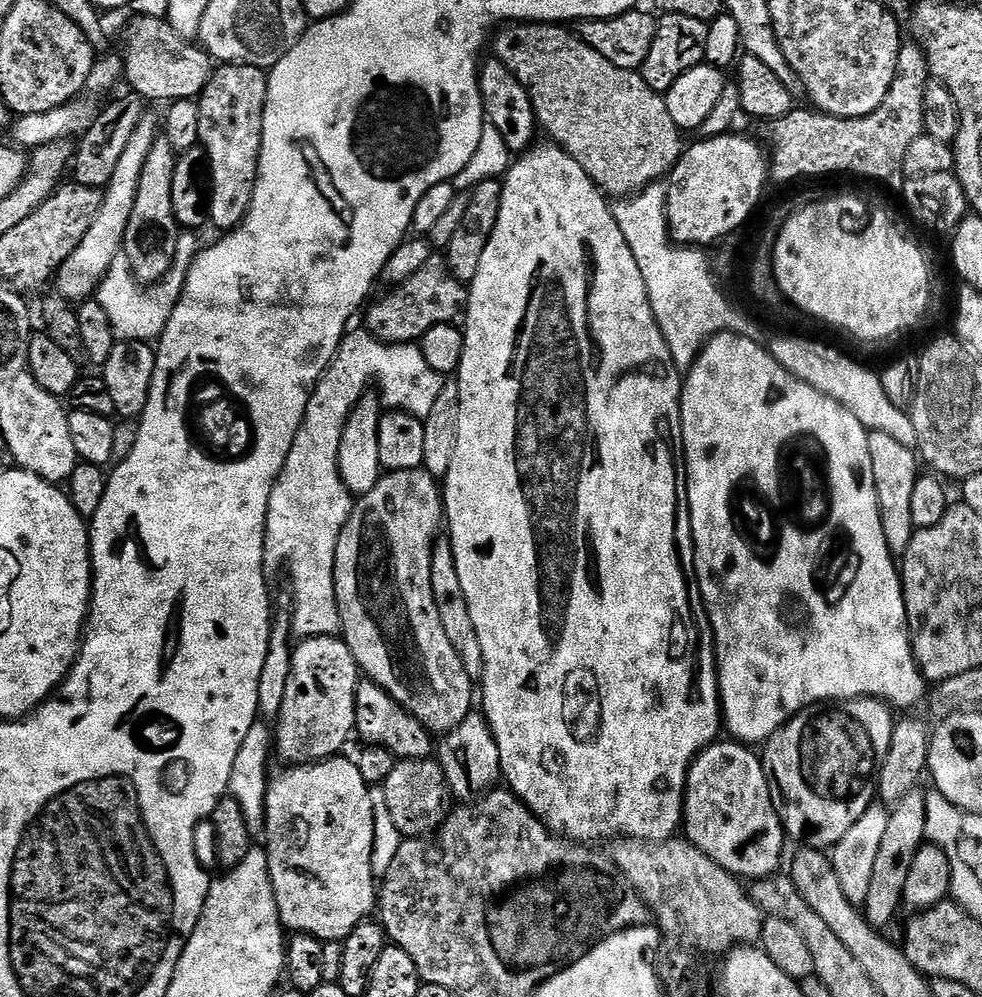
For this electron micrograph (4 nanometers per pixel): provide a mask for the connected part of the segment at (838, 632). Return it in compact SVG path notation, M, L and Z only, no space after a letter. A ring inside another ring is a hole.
M727 330L712 337L701 350L700 357L687 369L680 394L680 425L684 465L688 468L688 509L696 551L696 580L700 583L700 593L716 643L716 676L720 679L722 724L726 732L732 735L729 737L748 746L767 742L796 713L809 708L811 704L870 696L899 710L918 703L926 687L925 678L912 653L912 638L908 634L902 572L890 546L886 546L886 534L882 534L874 466L870 466L869 429L864 428L846 406L787 372L765 345L763 348L756 342L753 337Z

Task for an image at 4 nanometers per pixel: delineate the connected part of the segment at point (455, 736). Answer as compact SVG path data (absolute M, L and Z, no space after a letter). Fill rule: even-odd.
M479 711L469 712L468 717L441 740L444 741L441 744L439 741L438 759L446 774L448 788L457 801L471 802L489 791L496 779L501 779L498 742L488 728L488 719Z

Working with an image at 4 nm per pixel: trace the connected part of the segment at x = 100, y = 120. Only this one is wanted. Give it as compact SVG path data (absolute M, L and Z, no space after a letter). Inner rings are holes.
M129 91L128 96L120 96L109 108L100 108L90 127L79 137L74 148L75 183L101 190L107 189L110 178L130 142L138 122L146 115L146 101L137 92Z

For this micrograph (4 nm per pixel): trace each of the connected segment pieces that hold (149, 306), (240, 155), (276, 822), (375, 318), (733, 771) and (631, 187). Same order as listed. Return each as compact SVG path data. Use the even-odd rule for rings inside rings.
M181 231L172 268L155 284L140 283L127 259L118 258L112 263L112 268L100 281L100 286L96 289L94 298L102 306L102 310L106 310L106 315L110 317L110 326L114 330L117 341L159 341L160 336L166 330L166 322L170 322L170 314L174 314L174 306L178 306L184 283L188 277L188 271L196 257L198 251L196 236L195 231Z
M243 62L225 64L228 64L225 68L217 67L213 71L211 82L198 97L198 130L210 169L211 227L231 230L244 221L254 198L262 150L268 72Z
M329 758L311 764L297 764L285 767L285 772L280 772L271 777L268 782L268 793L265 794L265 829L266 851L268 853L268 869L272 879L274 898L278 906L280 923L289 933L305 932L317 936L322 941L343 941L352 933L354 926L373 915L378 904L378 873L372 868L372 855L374 854L374 806L372 805L372 788L358 774L355 759L340 760L344 758Z
M433 254L414 278L406 278L406 282L389 287L387 291L381 300L373 299L366 308L367 331L384 344L415 345L430 326L459 325L468 314L467 287L454 276L447 259L440 254Z
M713 742L703 748L688 770L688 787L684 789L683 835L695 848L702 850L714 862L718 862L718 866L737 878L748 876L747 879L753 881L761 880L764 876L775 876L781 871L780 859L784 856L786 833L770 798L764 761L743 743L720 743Z
M527 22L501 27L494 36L495 59L501 60L530 94L539 127L543 131L545 128L552 135L549 137L580 163L601 192L612 198L635 196L648 185L663 181L680 161L682 130L670 118L664 96L646 86L639 71L614 66L614 62L602 58L575 31L567 32L564 28L567 27Z

